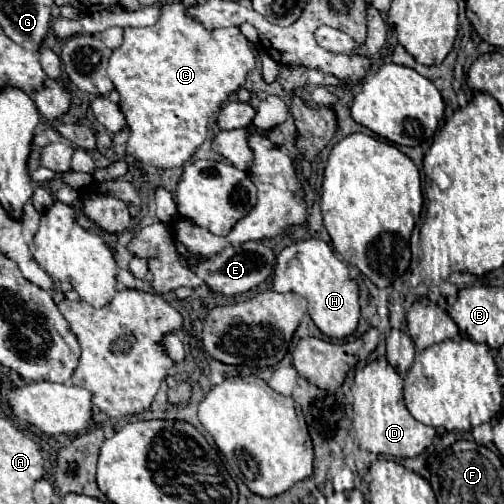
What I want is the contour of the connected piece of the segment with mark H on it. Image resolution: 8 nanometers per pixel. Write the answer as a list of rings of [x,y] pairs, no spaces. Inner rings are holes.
[[[320,238],[298,240],[286,246],[274,268],[274,290],[276,292],[298,292],[308,300],[308,314],[314,324],[330,338],[350,336],[360,320],[360,288],[354,278],[350,278],[350,268],[342,262],[336,252]]]

